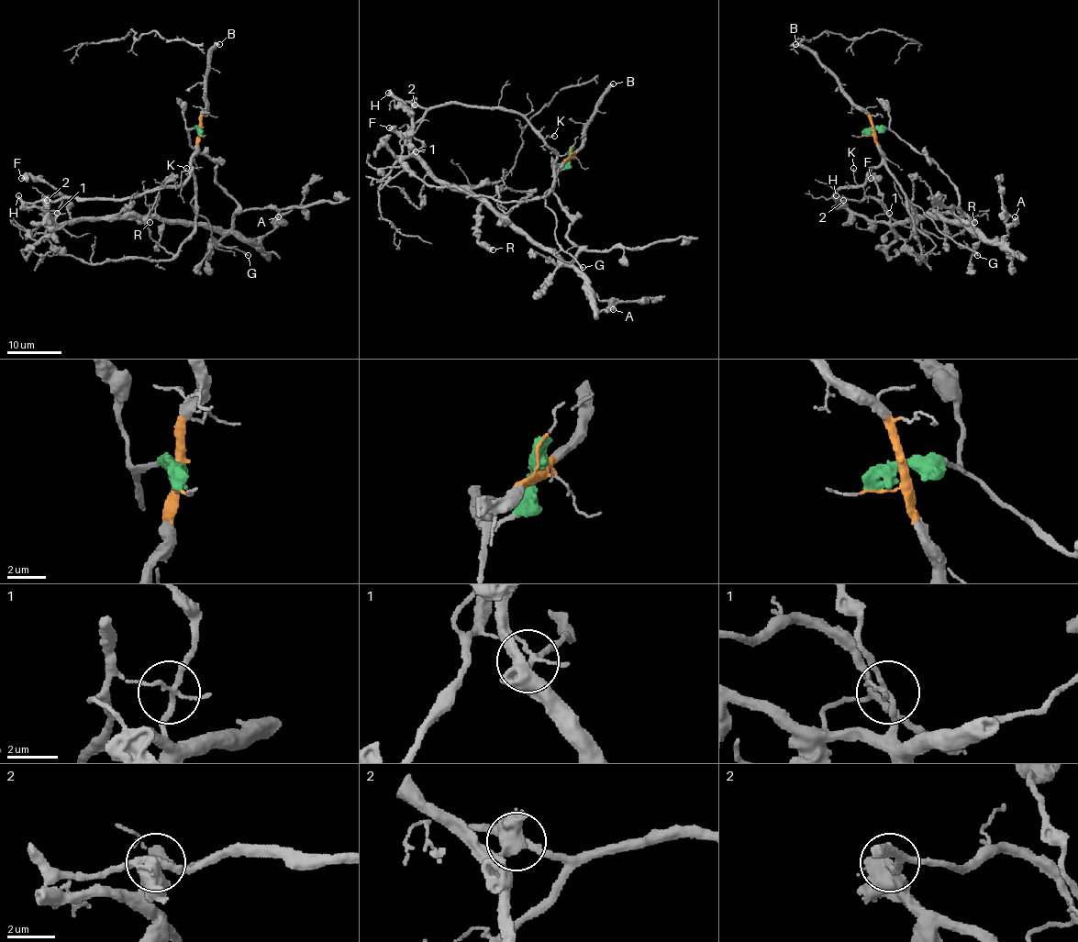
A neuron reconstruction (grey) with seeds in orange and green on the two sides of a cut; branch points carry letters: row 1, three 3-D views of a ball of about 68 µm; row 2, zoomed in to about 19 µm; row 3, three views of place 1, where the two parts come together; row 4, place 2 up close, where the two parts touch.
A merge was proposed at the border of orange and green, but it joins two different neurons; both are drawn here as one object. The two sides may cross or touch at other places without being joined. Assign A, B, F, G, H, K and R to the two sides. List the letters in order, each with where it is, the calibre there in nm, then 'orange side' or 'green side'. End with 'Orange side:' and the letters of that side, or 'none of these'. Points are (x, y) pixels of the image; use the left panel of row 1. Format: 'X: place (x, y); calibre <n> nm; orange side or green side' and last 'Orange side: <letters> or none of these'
A: place (278, 216); calibre 600 nm; green side
B: place (219, 44); calibre 400 nm; orange side
F: place (21, 178); calibre 600 nm; green side
G: place (248, 255); calibre 240 nm; orange side
H: place (18, 195); calibre 380 nm; orange side
K: place (186, 168); calibre 120 nm; orange side
R: place (150, 222); calibre 550 nm; green side
Orange side: B, G, H, K

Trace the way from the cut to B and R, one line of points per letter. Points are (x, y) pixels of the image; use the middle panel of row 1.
B: (571, 157), (583, 141), (587, 121), (598, 99), (613, 83)
R: (571, 155), (553, 192), (583, 247), (574, 260), (483, 204), (478, 240), (493, 249)

